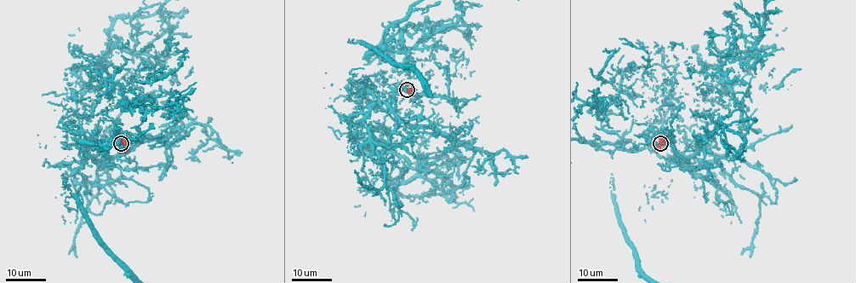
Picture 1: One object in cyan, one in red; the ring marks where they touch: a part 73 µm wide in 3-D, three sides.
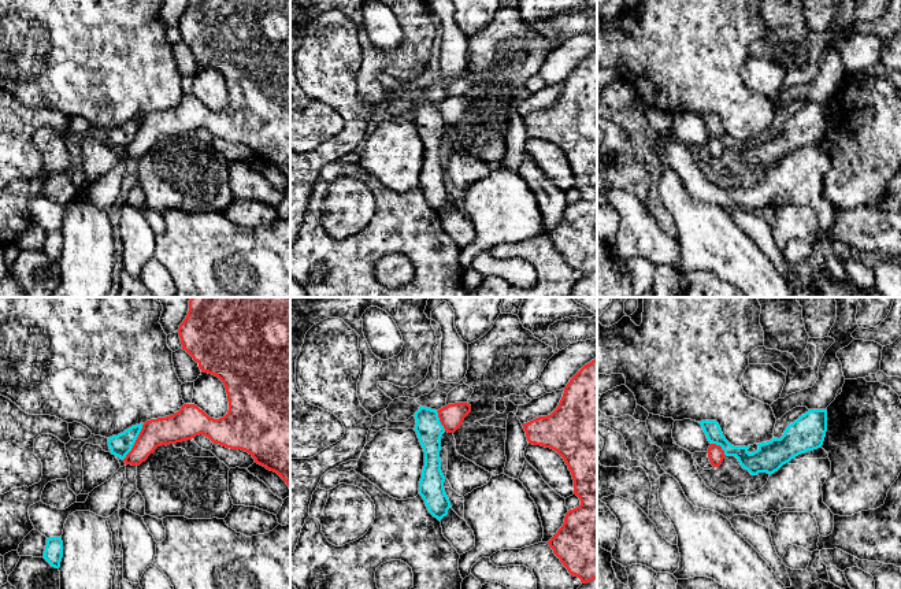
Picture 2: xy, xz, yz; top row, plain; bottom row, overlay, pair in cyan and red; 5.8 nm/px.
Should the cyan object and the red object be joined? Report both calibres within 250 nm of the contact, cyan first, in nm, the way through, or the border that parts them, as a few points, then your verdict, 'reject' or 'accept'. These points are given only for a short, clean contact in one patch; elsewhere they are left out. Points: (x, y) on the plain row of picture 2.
calibres 120 and 170 nm; border xy (144, 117), (132, 143), (123, 152); reject

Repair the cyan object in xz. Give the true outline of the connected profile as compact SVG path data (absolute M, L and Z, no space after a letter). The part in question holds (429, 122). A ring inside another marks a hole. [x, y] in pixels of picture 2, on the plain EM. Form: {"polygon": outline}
{"polygon": "M419 100L415 105L415 125L424 145L424 159L419 174L419 188L423 190L429 205L441 214L448 208L450 195L444 182L445 170L441 164L441 130L445 126L438 105Z"}

